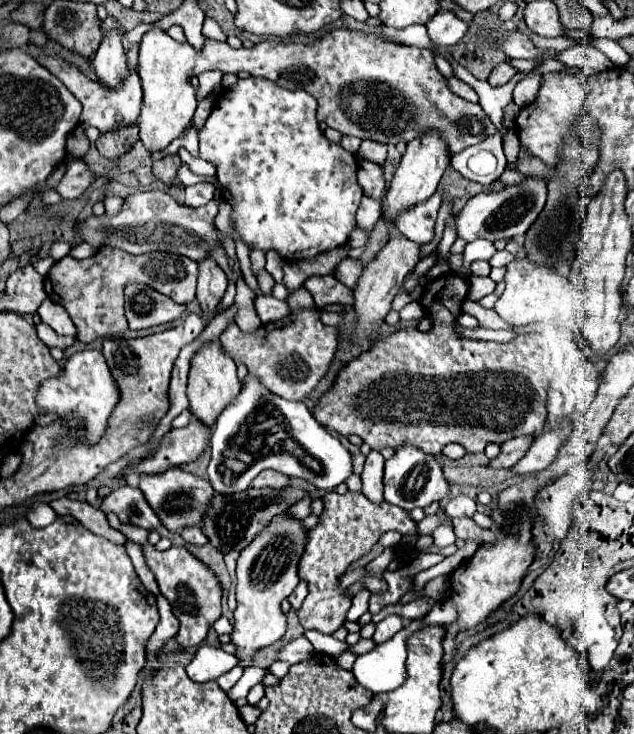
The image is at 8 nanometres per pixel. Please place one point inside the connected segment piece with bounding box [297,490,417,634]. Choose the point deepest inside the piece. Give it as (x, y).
(349, 526)

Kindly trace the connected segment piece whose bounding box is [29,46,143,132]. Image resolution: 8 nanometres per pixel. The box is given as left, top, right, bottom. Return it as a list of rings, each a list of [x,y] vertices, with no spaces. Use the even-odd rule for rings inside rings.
[[[29,46],[29,52],[47,70],[51,70],[51,74],[55,74],[73,92],[73,96],[83,104],[83,112],[81,112],[81,124],[83,126],[95,126],[99,132],[111,132],[111,130],[115,130],[119,126],[131,126],[131,124],[137,122],[137,116],[139,116],[139,110],[141,110],[141,98],[143,98],[143,90],[141,90],[141,82],[139,82],[137,70],[131,70],[127,82],[121,88],[109,90],[109,88],[101,86],[99,82],[85,78],[75,66],[63,62],[57,56],[41,56],[35,46]]]

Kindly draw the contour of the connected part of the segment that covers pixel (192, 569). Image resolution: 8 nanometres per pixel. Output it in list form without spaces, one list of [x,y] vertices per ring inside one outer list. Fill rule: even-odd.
[[[121,524],[119,530],[127,536],[128,540],[139,544],[143,548],[147,568],[153,572],[153,576],[159,584],[159,592],[169,600],[169,604],[173,608],[173,614],[181,622],[177,642],[185,648],[199,646],[205,640],[211,624],[221,616],[221,596],[223,594],[221,594],[221,586],[219,586],[217,578],[213,576],[213,572],[201,560],[197,560],[193,554],[189,554],[189,550],[183,548],[183,546],[181,548],[173,546],[167,552],[159,552],[155,546],[149,544],[149,531],[146,529]]]

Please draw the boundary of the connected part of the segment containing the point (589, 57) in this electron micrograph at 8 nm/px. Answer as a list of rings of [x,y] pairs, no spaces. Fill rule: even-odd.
[[[579,44],[573,48],[567,48],[557,58],[569,68],[590,68],[597,72],[615,68],[615,65],[600,50],[591,44]]]

